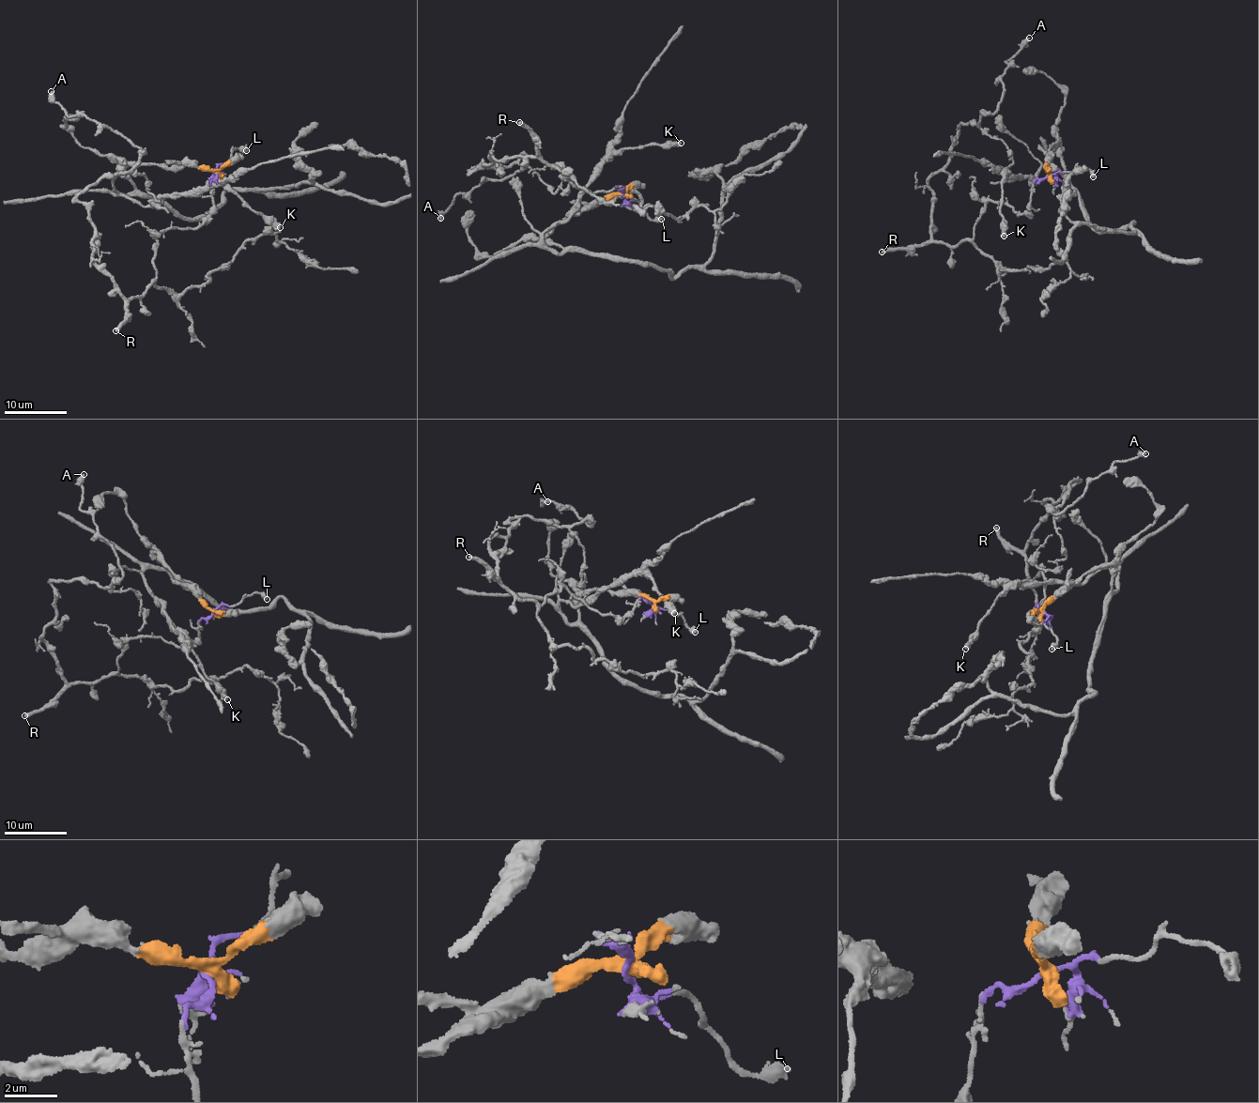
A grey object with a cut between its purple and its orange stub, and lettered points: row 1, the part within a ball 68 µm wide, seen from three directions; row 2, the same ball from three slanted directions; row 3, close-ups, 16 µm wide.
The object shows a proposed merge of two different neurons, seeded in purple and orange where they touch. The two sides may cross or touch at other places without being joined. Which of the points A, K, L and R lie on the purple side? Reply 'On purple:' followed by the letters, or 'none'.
On purple: A, L, R

